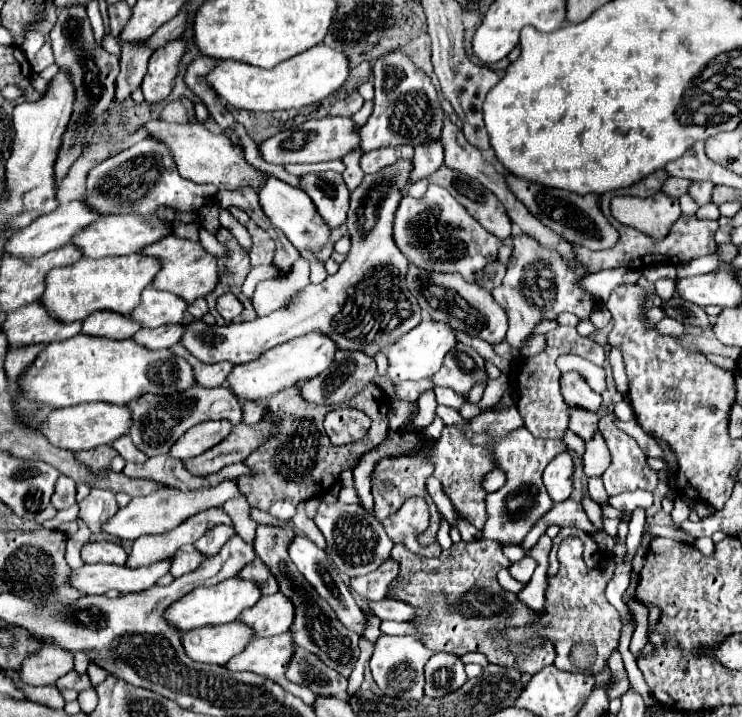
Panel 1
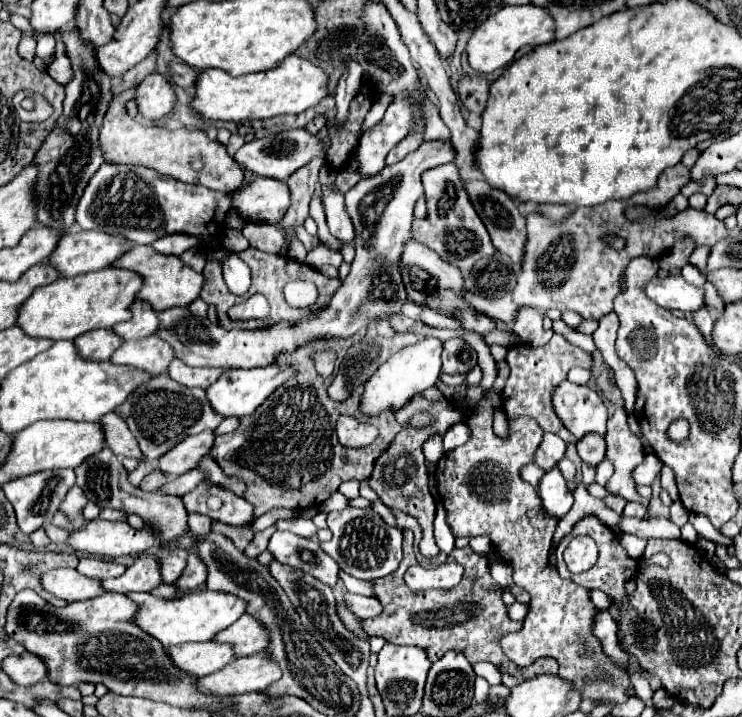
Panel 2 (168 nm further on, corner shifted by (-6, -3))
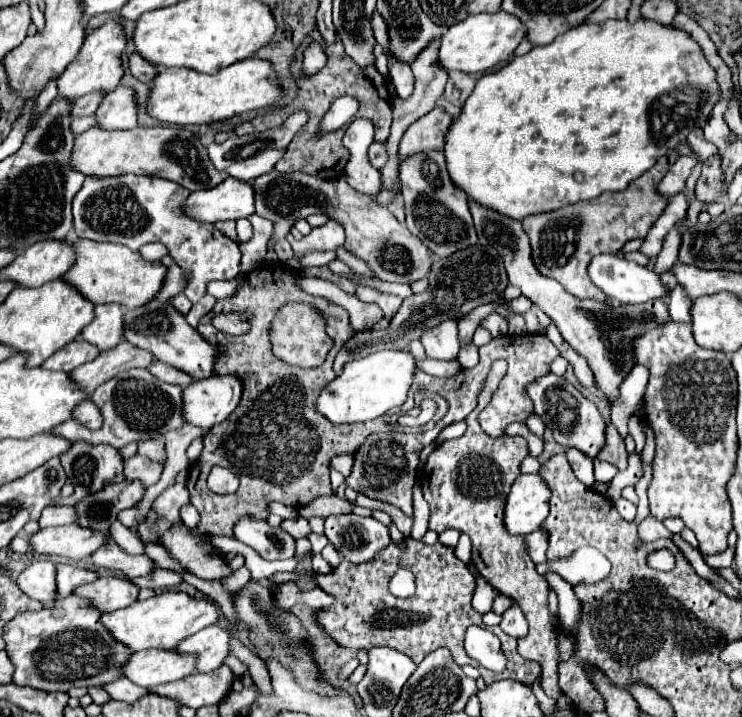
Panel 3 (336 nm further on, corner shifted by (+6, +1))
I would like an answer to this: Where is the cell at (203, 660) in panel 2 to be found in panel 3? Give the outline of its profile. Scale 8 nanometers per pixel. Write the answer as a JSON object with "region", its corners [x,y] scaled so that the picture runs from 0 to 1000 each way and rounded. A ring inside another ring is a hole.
{"region":[[[191,907],[175,912],[173,923],[164,926],[164,943],[191,960],[235,951],[259,940],[259,918],[248,918],[235,907]]]}

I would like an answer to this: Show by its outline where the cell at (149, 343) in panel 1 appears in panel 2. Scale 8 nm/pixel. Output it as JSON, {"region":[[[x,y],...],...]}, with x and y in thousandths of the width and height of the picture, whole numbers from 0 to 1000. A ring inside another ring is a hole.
{"region":[[[199,469],[194,474],[170,474],[148,502],[156,508],[191,513],[213,524],[224,519],[232,499],[235,491],[226,477],[221,477],[216,469]]]}

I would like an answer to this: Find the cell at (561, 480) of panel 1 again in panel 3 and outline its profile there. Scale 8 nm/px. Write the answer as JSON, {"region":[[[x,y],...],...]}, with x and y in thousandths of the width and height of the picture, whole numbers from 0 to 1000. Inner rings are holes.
{"region":[[[704,661],[687,681],[679,706],[679,736],[687,748],[714,745],[739,720],[739,678],[725,661]]]}

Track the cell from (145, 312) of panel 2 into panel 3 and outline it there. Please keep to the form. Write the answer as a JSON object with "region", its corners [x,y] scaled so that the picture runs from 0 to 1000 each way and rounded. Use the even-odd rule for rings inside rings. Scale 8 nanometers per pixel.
{"region":[[[137,424],[127,430],[127,446],[111,457],[108,471],[132,488],[148,488],[162,471],[162,460],[167,452],[167,432],[156,424]]]}

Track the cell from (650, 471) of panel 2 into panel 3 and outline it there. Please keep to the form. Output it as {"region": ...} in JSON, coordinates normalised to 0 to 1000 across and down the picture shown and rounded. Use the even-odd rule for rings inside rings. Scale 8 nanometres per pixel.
{"region":[[[801,642],[801,661],[803,661],[803,672],[822,672],[827,664],[830,664],[830,653],[818,644],[811,642]]]}

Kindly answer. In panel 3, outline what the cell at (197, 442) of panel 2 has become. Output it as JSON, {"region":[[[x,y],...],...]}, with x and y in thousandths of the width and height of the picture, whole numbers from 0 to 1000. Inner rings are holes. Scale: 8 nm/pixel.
{"region":[[[183,633],[173,642],[167,642],[167,667],[170,669],[186,669],[194,678],[202,678],[202,675],[213,672],[213,667],[218,661],[218,653],[221,653],[221,647],[202,644],[199,639]]]}

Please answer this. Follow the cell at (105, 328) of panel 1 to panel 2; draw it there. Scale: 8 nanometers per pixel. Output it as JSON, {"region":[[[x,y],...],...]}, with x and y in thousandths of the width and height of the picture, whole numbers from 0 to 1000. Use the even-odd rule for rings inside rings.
{"region":[[[135,457],[135,460],[121,460],[119,466],[108,466],[108,471],[102,471],[102,485],[108,485],[108,494],[113,499],[146,502],[151,491],[162,485],[164,477],[167,471],[162,471],[154,460]]]}

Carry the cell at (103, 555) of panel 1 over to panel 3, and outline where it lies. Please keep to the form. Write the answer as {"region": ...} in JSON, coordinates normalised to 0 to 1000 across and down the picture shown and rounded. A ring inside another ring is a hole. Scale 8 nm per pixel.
{"region":[[[78,787],[75,789],[75,837],[94,831],[102,817],[119,815],[124,809],[129,809],[129,801],[121,795],[111,795],[92,787]]]}

